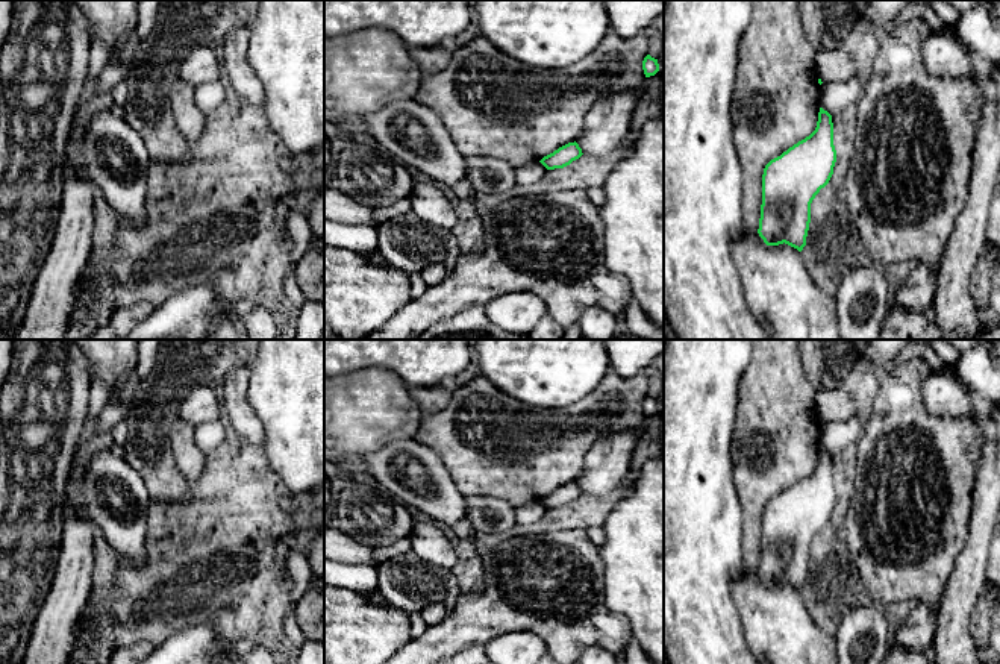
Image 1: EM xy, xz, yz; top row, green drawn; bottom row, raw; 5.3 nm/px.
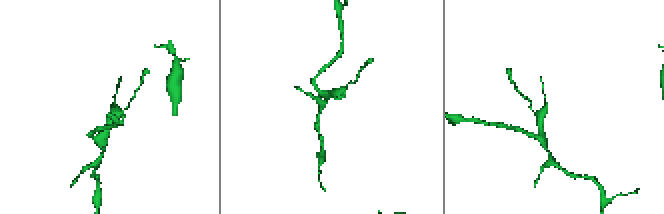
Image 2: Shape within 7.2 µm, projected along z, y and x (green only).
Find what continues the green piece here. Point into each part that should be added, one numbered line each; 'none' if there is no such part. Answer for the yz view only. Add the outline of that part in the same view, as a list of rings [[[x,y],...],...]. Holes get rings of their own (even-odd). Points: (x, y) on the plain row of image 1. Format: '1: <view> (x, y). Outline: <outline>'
none

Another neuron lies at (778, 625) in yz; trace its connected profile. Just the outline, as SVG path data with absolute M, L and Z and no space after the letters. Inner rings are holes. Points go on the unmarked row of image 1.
M747 568L732 594L745 640L767 664L838 664L835 638L815 625L797 588L767 585Z

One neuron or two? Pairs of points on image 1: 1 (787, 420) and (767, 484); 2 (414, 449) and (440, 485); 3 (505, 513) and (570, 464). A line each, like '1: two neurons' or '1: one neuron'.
1: one neuron
2: one neuron
3: two neurons

